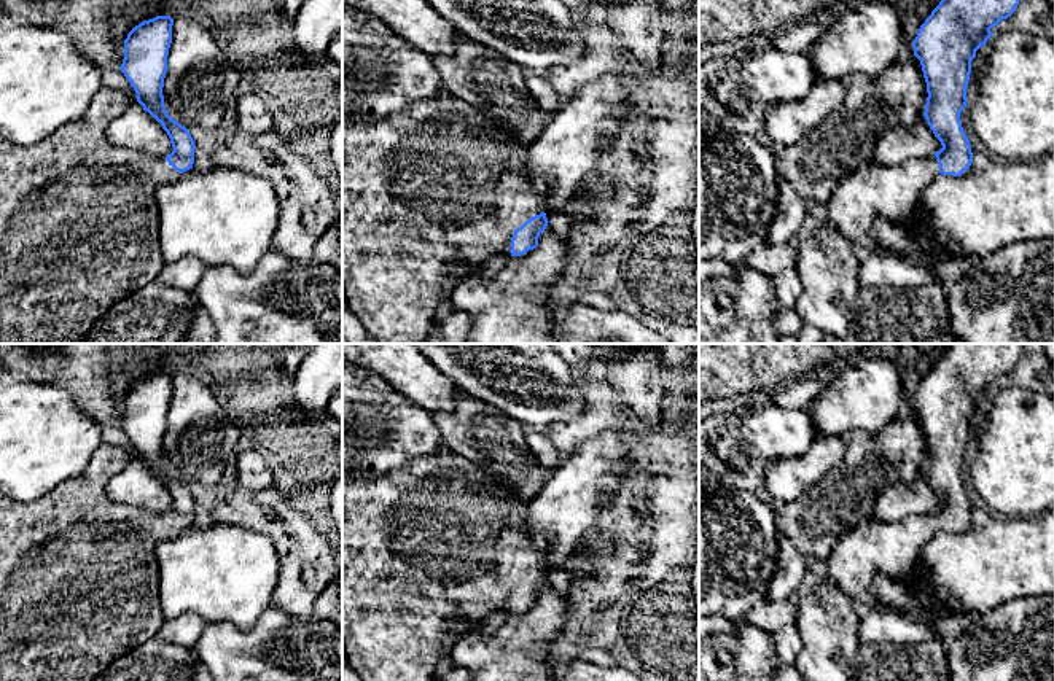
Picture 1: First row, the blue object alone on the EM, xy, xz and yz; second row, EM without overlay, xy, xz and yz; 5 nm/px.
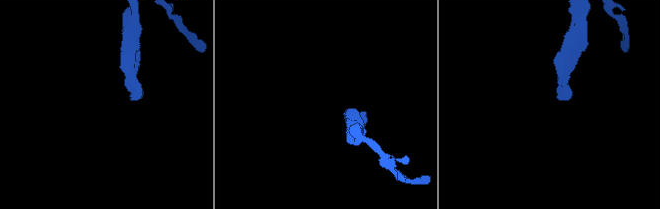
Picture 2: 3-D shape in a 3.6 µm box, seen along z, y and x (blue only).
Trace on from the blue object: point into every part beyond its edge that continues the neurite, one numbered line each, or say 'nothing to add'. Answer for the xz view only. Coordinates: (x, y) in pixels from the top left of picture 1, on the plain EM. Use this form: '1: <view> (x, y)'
1: xz (438, 541)

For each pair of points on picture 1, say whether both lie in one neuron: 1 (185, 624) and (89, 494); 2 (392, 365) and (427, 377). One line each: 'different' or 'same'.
1: different
2: same

